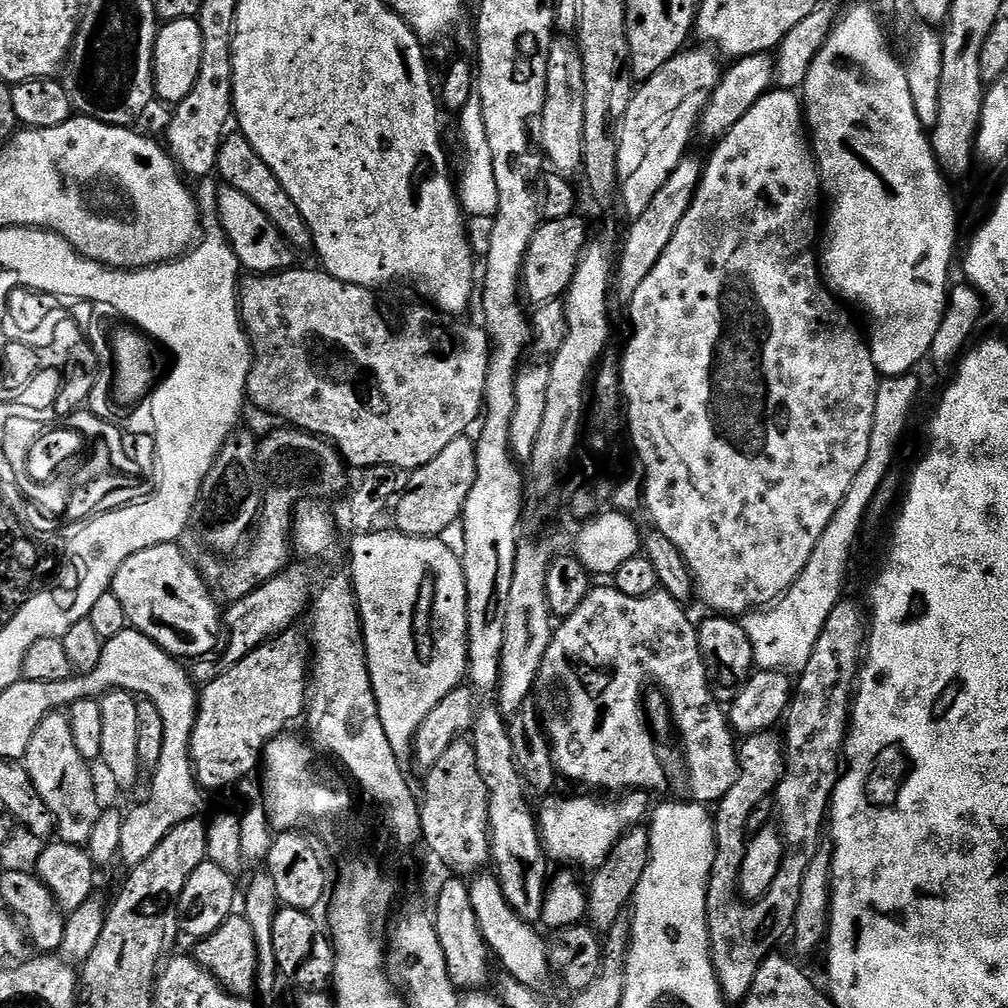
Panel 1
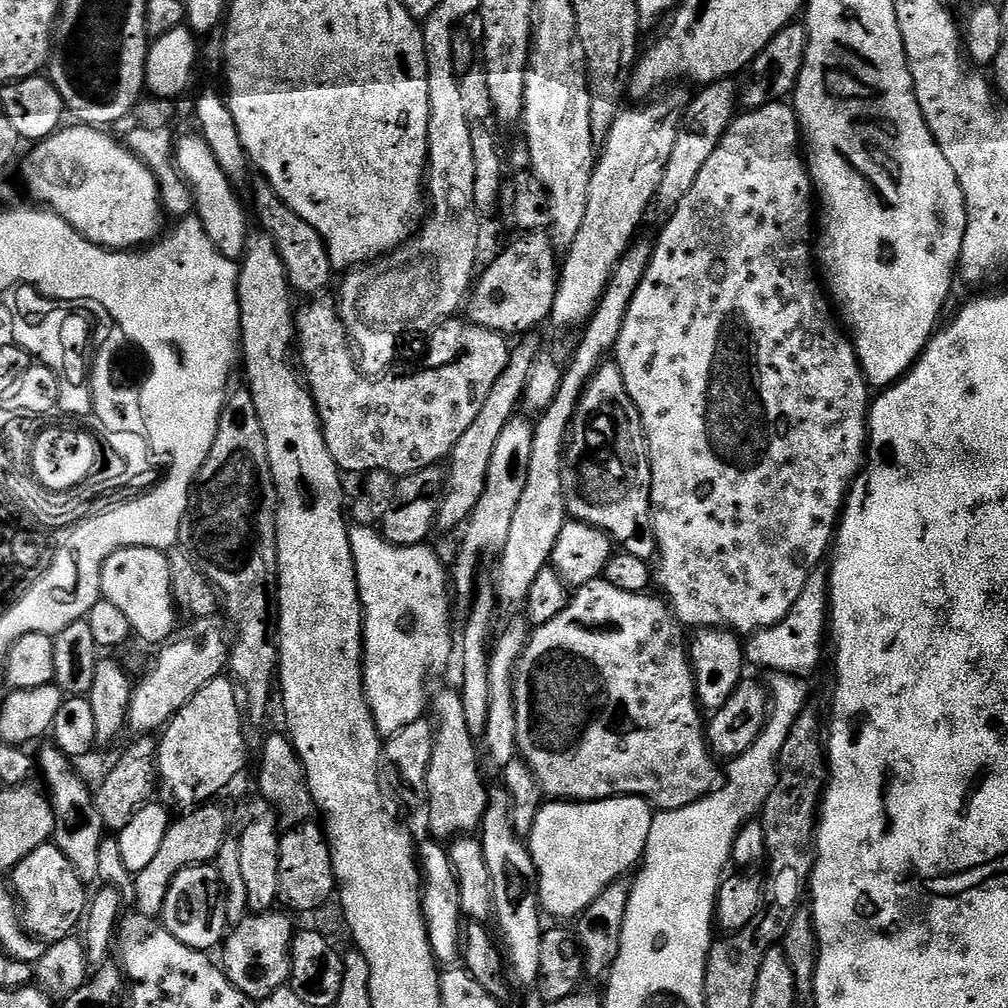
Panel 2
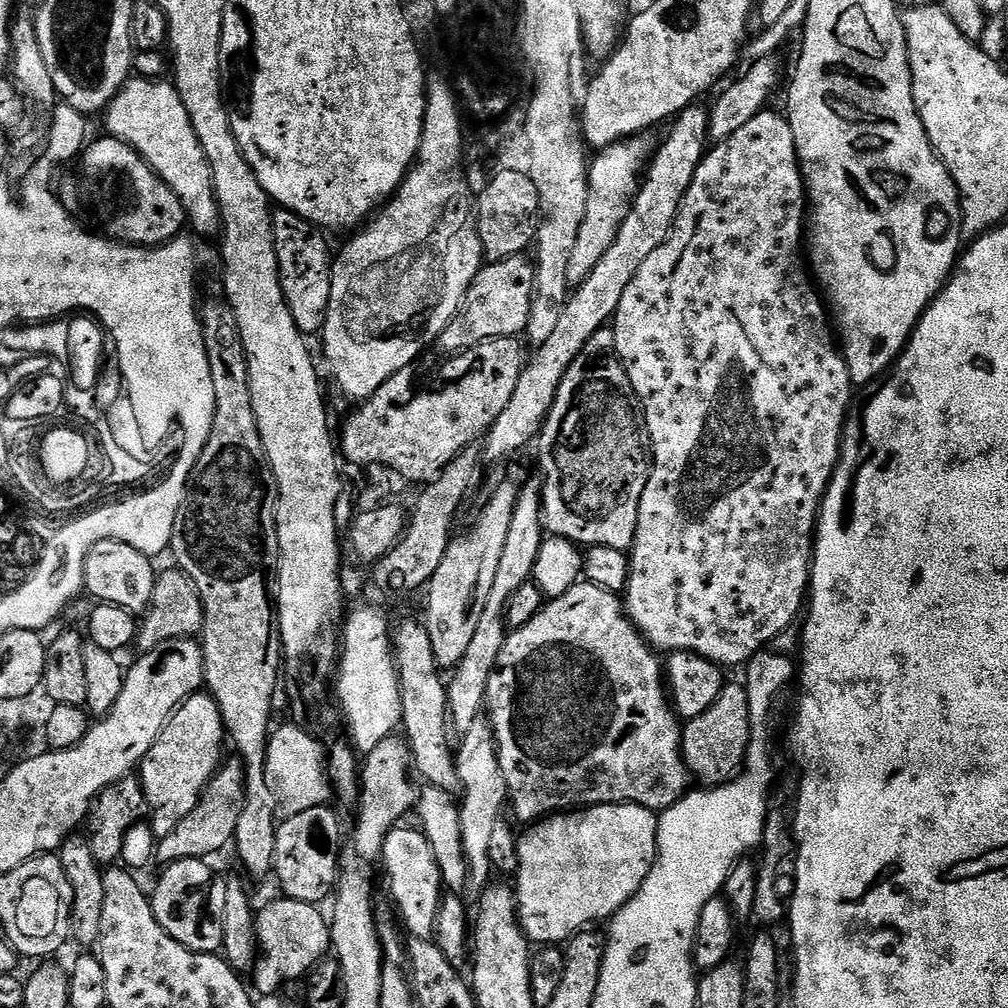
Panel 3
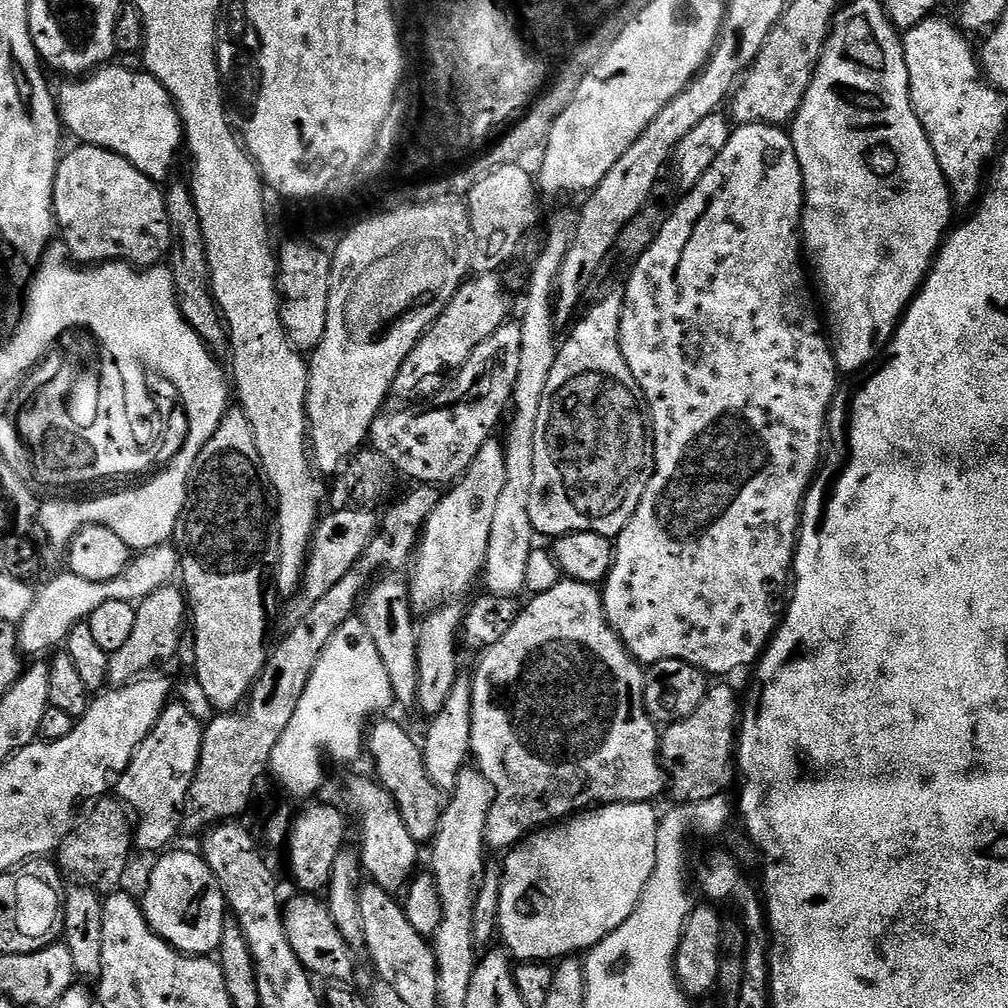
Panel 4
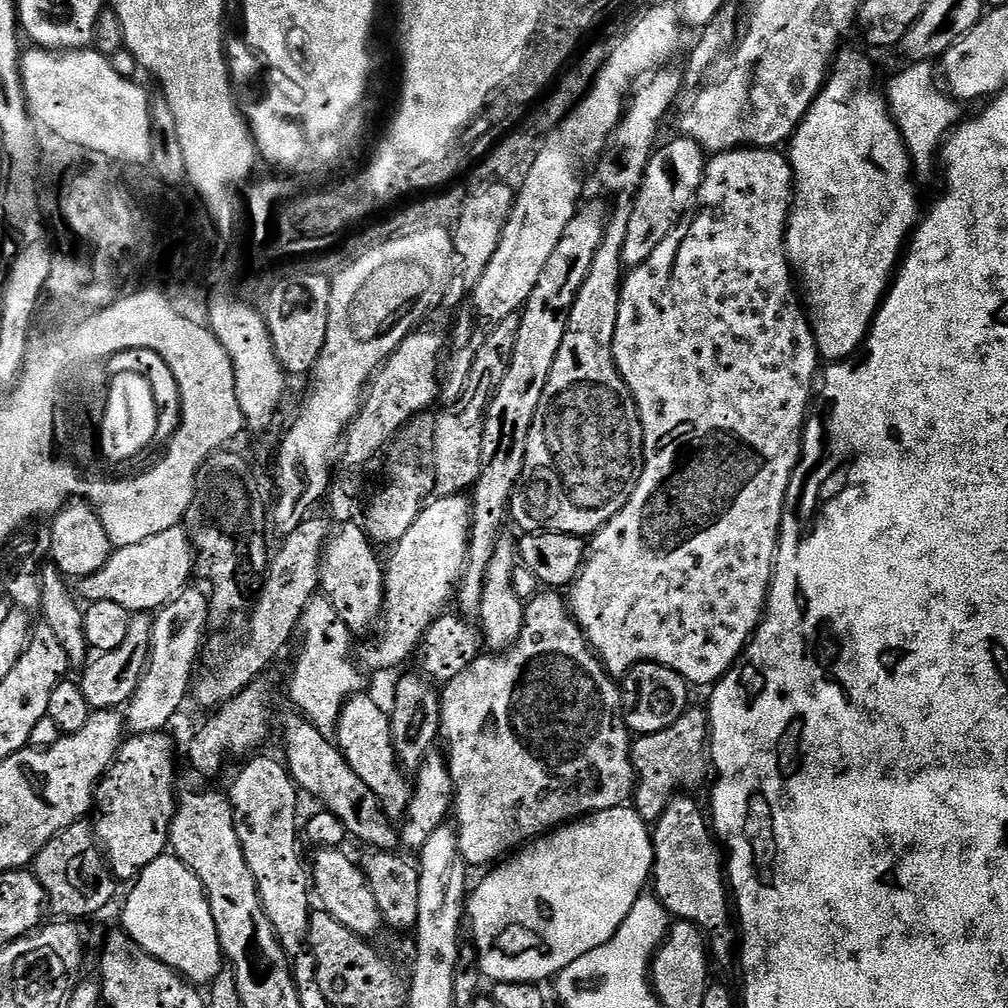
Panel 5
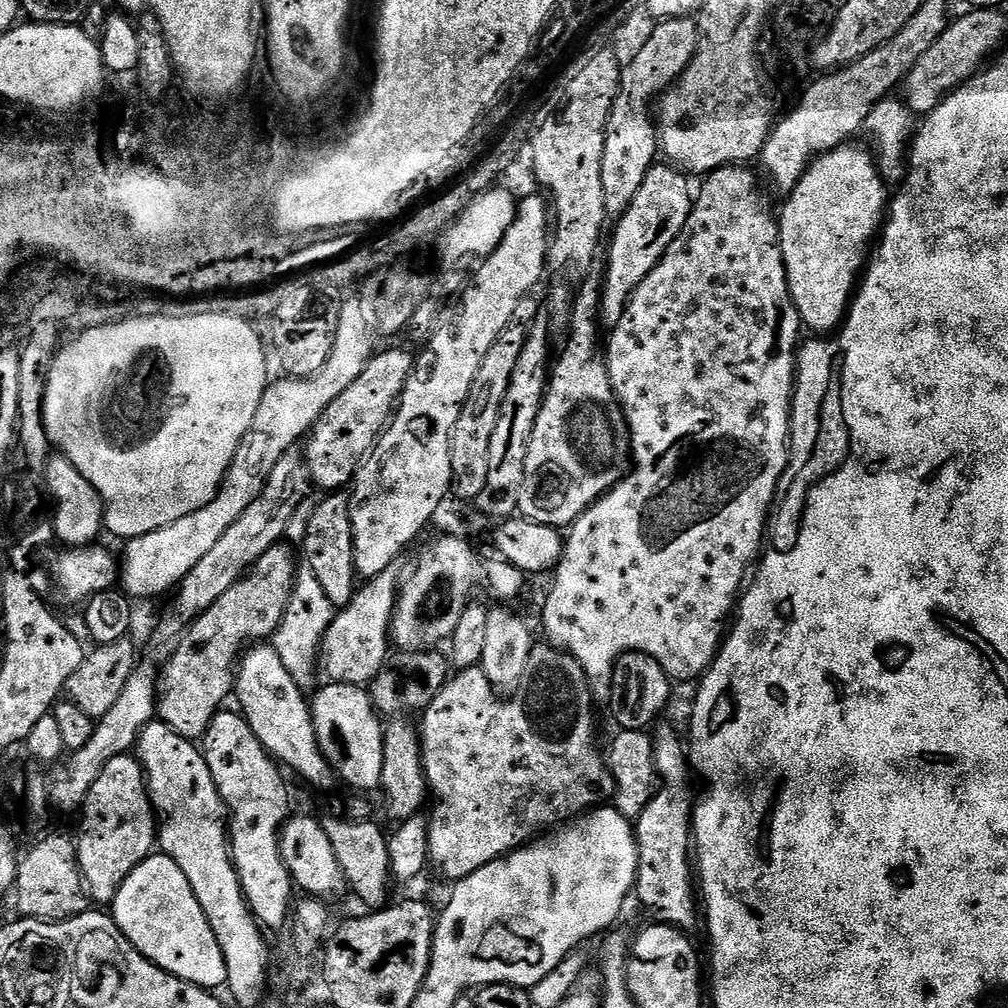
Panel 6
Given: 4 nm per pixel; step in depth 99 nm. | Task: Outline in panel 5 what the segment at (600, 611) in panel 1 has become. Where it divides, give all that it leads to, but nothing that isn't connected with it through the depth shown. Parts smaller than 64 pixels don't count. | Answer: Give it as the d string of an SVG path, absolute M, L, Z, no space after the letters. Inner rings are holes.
M544 590L527 601L524 609L524 626L522 634L515 644L503 654L481 654L464 673L458 674L442 688L442 703L440 705L440 726L442 740L448 743L446 759L448 773L456 787L454 801L454 827L460 838L460 853L470 866L488 864L492 866L501 858L507 857L513 850L533 841L545 832L559 828L577 818L583 818L593 812L610 810L627 805L633 799L634 789L638 781L636 769L630 755L633 737L630 735L622 711L622 688L604 667L604 661L592 651L591 644L584 636L583 629L570 615L569 605L559 591Z

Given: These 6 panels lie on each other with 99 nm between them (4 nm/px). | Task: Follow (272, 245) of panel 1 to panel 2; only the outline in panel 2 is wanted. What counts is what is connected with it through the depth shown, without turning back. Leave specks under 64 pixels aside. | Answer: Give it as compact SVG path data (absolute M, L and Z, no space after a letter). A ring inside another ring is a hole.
M199 134L184 136L180 141L177 139L174 144L174 155L182 178L192 191L196 203L194 214L202 222L206 234L210 234L210 242L214 242L214 246L218 246L218 250L226 254L226 258L237 262L243 260L244 253L248 250L250 212L246 204L244 209L239 194L232 189L235 188L234 181L226 175L222 166L218 166L210 146Z

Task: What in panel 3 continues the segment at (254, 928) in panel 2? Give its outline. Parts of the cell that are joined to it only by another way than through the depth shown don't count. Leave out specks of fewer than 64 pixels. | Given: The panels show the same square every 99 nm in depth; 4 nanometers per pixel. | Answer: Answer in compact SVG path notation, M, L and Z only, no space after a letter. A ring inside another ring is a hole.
M287 898L272 900L264 909L256 912L256 947L258 955L254 960L254 967L251 969L250 977L256 983L255 991L260 996L274 996L281 991L283 984L291 980L303 981L308 973L329 955L332 947L331 930L329 921L320 913L321 909L314 904L298 902Z

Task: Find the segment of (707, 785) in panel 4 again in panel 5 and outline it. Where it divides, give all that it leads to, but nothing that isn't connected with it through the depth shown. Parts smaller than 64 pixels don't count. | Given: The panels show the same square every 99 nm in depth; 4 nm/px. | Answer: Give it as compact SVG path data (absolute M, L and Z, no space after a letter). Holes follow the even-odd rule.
M689 707L688 711L674 722L674 726L666 726L666 730L658 730L649 736L637 735L630 753L633 767L636 769L638 781L634 789L634 807L636 813L644 819L644 823L652 826L666 810L668 803L674 799L678 790L692 790L710 776L710 731L709 717L703 707Z

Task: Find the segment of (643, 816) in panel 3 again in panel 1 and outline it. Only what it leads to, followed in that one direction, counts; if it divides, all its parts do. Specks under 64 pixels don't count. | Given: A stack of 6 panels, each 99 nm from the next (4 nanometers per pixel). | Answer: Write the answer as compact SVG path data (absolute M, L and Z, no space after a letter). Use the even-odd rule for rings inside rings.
M632 790L621 795L624 797L620 804L607 804L604 800L591 800L588 796L555 796L545 799L541 803L545 804L538 808L540 839L544 841L544 851L553 861L561 860L564 866L577 869L595 870L603 866L610 850L614 850L624 833L637 827L643 821L640 819L644 815L645 819L650 812L649 793L644 790Z

